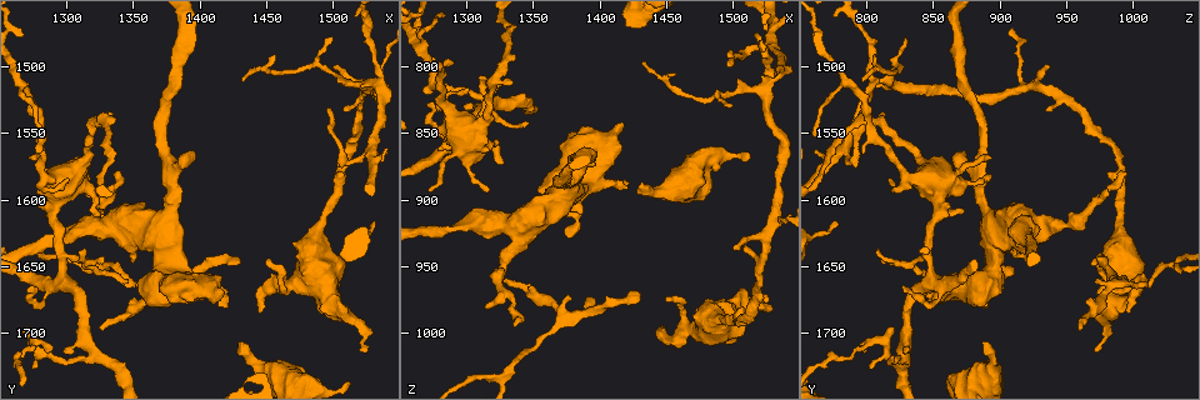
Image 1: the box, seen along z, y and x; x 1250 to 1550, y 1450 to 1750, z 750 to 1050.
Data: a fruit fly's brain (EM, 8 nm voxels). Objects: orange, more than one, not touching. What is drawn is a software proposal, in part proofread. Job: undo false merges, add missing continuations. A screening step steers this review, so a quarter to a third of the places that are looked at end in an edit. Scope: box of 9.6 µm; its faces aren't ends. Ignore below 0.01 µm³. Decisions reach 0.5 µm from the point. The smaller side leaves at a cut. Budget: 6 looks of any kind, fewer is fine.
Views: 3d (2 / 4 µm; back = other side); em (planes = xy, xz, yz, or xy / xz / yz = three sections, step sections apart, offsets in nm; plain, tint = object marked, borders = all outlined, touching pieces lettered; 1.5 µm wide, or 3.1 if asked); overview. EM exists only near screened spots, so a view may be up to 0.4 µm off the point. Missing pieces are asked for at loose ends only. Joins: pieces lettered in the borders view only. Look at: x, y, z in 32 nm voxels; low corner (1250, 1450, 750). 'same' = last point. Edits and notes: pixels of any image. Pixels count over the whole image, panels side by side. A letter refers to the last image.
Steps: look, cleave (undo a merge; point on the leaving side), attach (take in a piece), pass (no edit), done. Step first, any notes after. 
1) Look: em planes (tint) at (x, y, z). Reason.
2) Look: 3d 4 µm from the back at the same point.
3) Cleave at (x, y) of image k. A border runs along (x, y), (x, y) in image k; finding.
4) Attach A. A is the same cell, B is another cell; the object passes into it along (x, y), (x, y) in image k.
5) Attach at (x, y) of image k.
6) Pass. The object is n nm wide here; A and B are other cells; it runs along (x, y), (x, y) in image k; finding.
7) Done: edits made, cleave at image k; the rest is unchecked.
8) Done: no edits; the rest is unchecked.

Look: em xz step 8 (borders) at (1430, 1706, 888). Branch stops here.

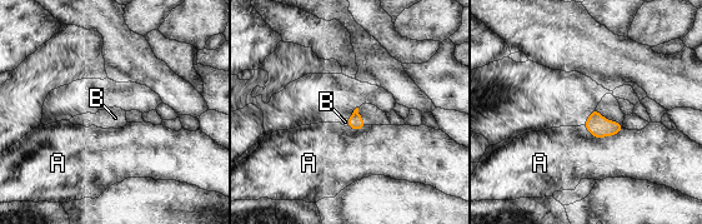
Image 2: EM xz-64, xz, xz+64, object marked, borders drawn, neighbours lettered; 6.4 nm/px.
Look: em xy step 8 (borders) at the same point.

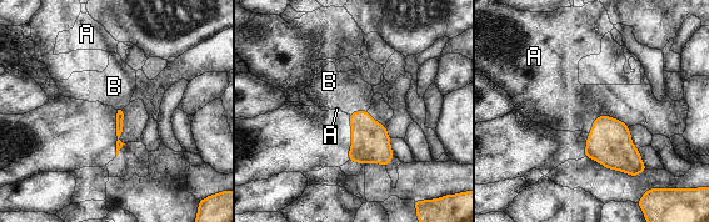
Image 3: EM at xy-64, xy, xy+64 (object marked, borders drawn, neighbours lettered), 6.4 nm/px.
Attach B. The longest contact is with A, 260 nm; B is the same cell, A is another cell; the neuron continues.

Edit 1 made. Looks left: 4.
Look: overview. See it whole again.

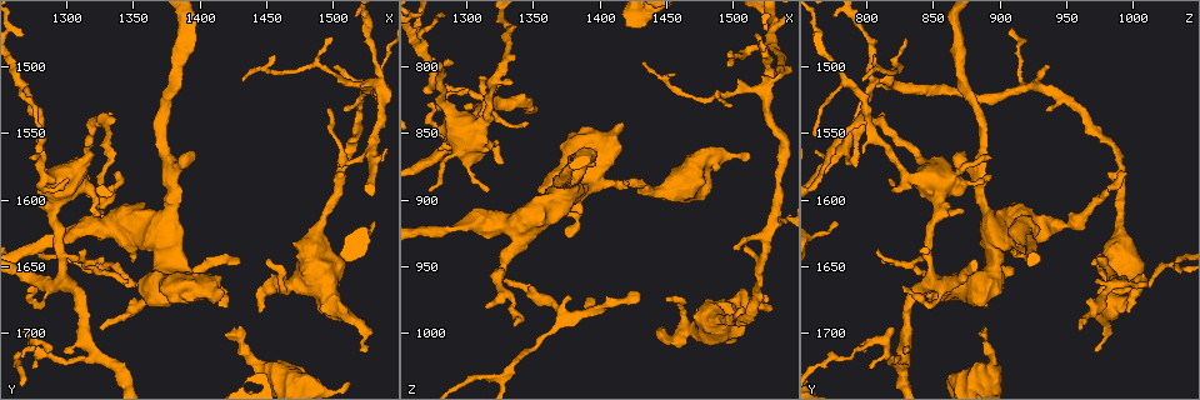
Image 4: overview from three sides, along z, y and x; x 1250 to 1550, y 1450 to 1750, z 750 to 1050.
Look: em xz step 8 (borders) at (1430, 1650, 970). Free end.

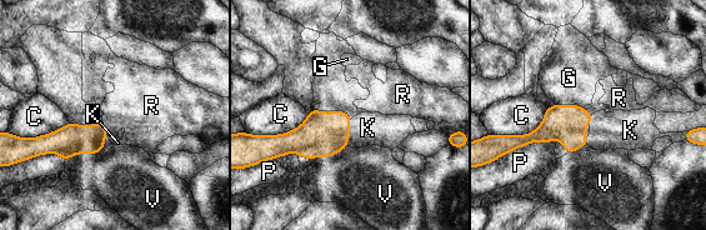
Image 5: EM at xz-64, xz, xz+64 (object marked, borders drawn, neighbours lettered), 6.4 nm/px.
Look: em planes (borders) at the same point. Another direction.

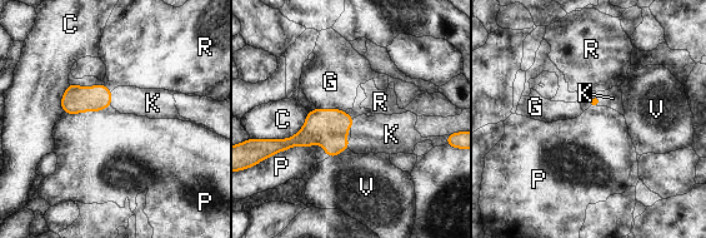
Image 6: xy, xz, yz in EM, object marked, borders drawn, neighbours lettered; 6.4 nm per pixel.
Attach K. The longest contact is with P, 360 nm; K is the same cell, C, G, P, R and V are other cells; the object passes into it along (76, 99), (110, 98), (148, 103) in image 6; it goes on there.

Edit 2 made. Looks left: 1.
Look: em planes (borders) at (1284, 1578, 872). Calibre changes.

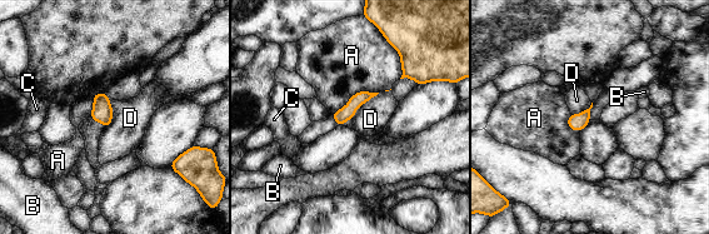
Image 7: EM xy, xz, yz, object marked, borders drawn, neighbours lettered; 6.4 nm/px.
Pass. A, B, C and D are other cells; one neuron here.

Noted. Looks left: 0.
Done: edits made, attach at image 3, attach at image 6; the rest is unchecked.

